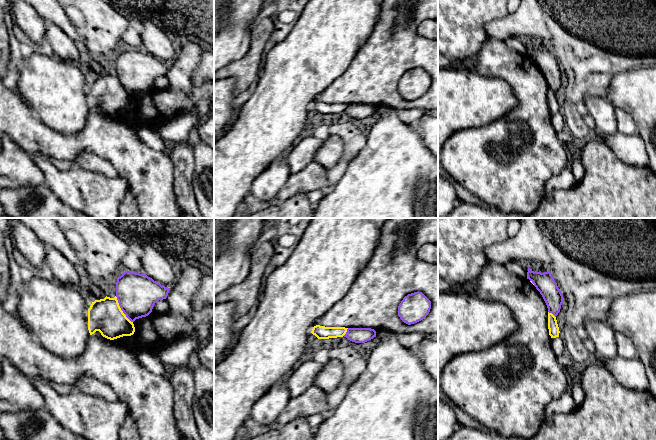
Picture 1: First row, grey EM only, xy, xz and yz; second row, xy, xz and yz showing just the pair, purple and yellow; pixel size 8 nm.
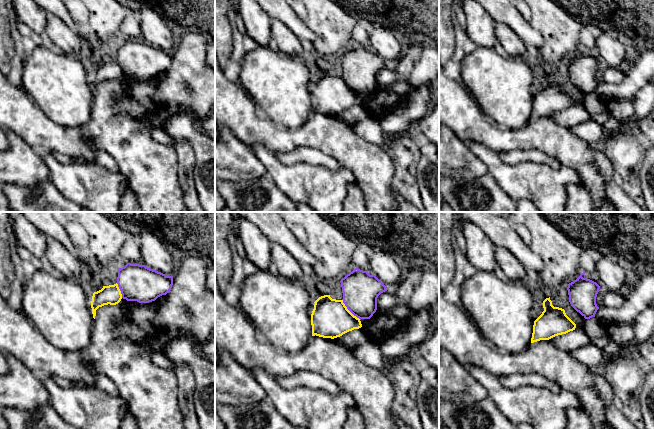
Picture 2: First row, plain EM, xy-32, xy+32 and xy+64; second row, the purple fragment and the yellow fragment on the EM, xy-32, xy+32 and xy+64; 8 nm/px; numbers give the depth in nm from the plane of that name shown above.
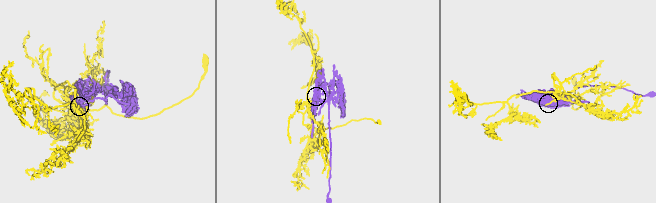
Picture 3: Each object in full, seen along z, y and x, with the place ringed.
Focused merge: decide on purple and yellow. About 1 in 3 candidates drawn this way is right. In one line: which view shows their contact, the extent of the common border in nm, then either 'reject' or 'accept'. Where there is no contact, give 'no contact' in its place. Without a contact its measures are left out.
contact in xy; length 260 nm; reject

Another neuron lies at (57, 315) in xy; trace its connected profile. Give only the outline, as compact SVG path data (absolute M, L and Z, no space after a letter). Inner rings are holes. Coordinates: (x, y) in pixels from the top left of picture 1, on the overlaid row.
M37 275L22 285L17 315L48 351L72 358L85 351L90 338L88 309L89 300L82 288L72 288Z

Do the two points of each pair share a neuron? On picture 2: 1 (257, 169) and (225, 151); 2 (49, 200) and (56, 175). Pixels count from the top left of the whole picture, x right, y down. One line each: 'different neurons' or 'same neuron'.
1: same neuron
2: different neurons

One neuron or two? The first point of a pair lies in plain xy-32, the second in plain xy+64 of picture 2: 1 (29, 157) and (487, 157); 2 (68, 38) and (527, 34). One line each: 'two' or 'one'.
1: two
2: two

